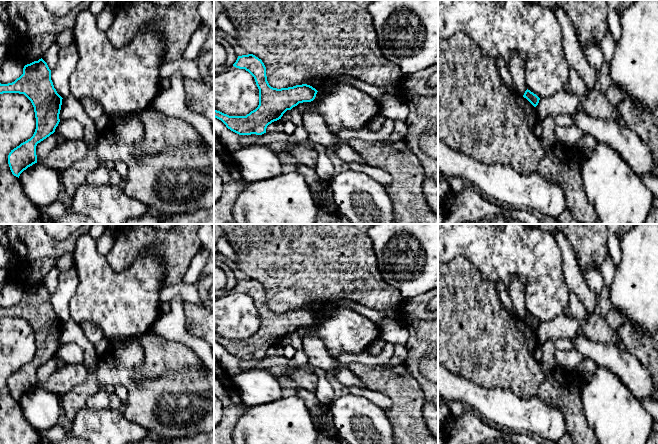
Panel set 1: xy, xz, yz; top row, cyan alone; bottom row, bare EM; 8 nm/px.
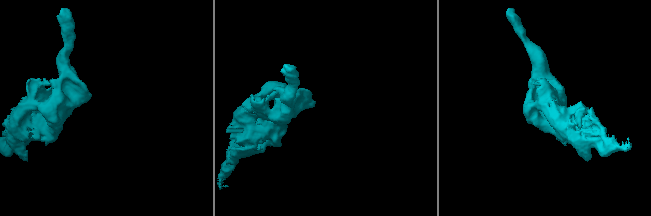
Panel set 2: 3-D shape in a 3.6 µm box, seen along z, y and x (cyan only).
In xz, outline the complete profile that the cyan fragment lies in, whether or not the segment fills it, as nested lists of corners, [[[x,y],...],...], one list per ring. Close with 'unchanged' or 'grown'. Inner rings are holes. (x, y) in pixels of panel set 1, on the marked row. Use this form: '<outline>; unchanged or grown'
[[[253,54],[238,56],[233,66],[248,71],[259,89],[259,105],[246,116],[229,116],[214,110],[214,117],[239,135],[266,133],[269,124],[281,119],[287,110],[299,103],[313,101],[318,92],[307,84],[281,89],[271,87],[267,81],[264,63]]]; unchanged

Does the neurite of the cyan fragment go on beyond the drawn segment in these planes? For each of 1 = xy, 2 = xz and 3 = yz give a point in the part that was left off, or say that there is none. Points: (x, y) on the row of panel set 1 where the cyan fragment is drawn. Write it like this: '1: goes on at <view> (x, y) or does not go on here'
1: does not go on here
2: does not go on here
3: does not go on here

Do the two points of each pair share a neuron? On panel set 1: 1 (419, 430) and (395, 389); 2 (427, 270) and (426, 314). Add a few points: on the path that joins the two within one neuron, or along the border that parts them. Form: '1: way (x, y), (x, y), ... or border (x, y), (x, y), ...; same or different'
1: way (409, 420), (407, 418), (407, 401), (405, 399); same
2: border (427, 292), (403, 299); different

